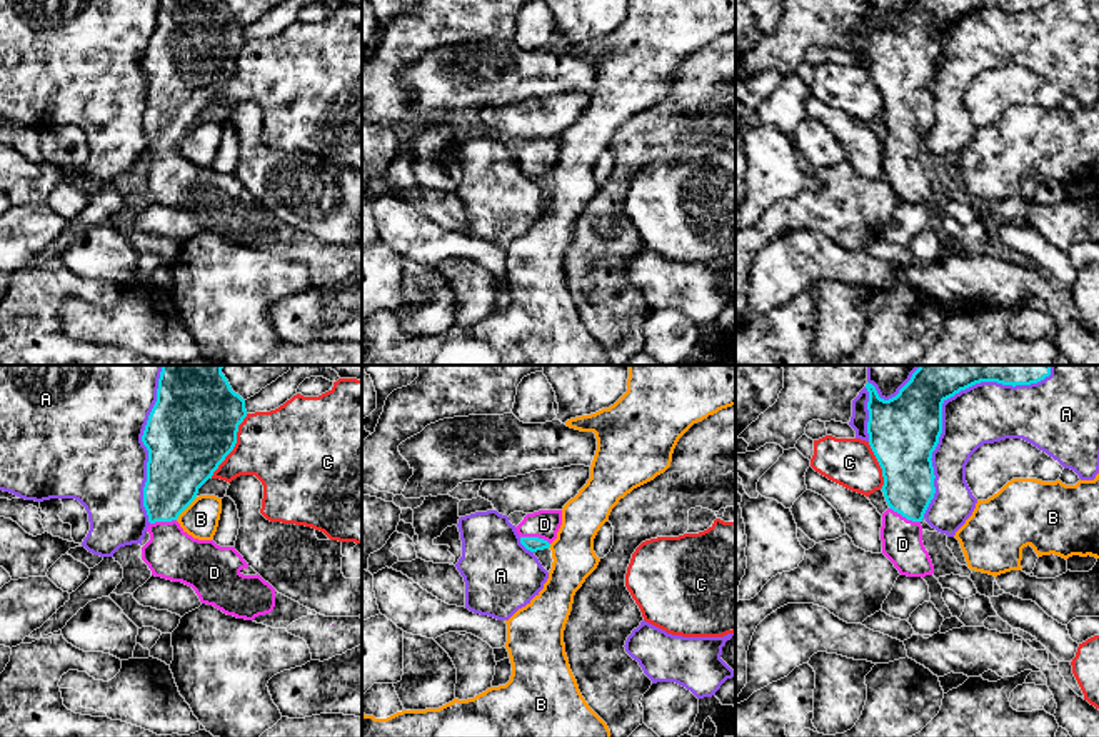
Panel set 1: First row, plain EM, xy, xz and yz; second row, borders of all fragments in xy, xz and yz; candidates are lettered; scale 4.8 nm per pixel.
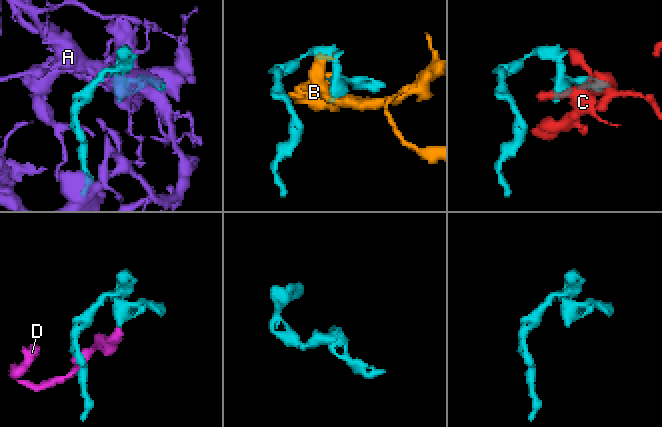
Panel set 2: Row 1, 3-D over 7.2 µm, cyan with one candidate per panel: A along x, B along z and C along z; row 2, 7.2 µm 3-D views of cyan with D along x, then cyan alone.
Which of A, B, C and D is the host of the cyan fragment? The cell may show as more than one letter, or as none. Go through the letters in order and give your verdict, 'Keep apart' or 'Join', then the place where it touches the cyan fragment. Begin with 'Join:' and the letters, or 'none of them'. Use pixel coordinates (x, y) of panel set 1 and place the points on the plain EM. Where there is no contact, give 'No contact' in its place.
Join: D
A: Keep apart. Touches cyan at yz (941, 34)
B: Keep apart. Touches cyan at xy (187, 132)
C: Keep apart. Touches cyan at xy (234, 72)
D: Join. Touches cyan at yz (904, 142)

